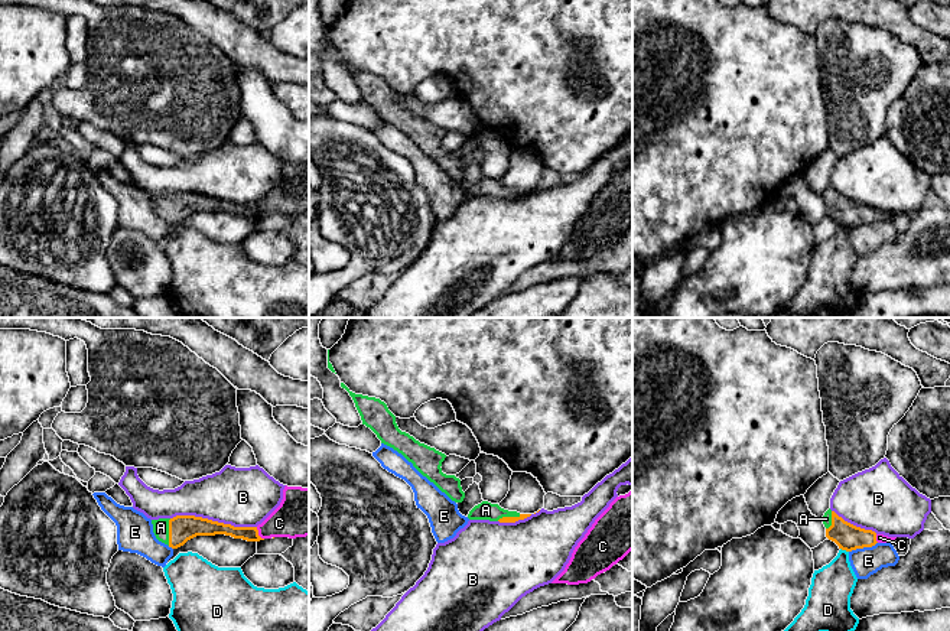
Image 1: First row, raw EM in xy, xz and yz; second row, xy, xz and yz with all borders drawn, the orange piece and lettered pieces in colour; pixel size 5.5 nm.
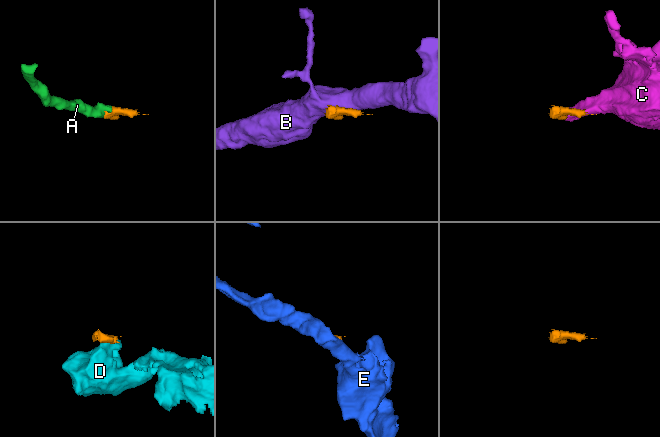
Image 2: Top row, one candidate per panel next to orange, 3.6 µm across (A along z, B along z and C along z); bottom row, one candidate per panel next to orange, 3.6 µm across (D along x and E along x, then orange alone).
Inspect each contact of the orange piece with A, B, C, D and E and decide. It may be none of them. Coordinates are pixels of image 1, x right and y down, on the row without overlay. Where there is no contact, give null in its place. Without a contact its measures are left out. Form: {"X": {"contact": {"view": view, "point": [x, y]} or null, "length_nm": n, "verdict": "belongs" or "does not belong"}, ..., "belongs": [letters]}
{"A": {"contact": {"view": "xy", "point": [169, 208]}, "length_nm": 150, "verdict": "belongs"}, "B": {"contact": {"view": "xy", "point": [214, 198]}, "length_nm": 480, "verdict": "does not belong"}, "C": {"contact": {"view": "xy", "point": [257, 210]}, "length_nm": 80, "verdict": "belongs"}, "D": {"contact": {"view": "yz", "point": [845, 225]}, "length_nm": 50, "verdict": "does not belong"}, "E": {"contact": {"view": "yz", "point": [862, 224]}, "length_nm": 170, "verdict": "does not belong"}, "belongs": ["A", "C"]}

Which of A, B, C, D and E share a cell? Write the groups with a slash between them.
A C / B / D / E

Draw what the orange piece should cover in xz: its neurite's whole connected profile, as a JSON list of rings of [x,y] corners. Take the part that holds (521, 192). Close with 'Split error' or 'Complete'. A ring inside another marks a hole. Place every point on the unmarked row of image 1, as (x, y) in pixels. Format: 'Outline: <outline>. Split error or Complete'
Outline: [[[482,178],[481,180],[475,182],[469,191],[469,196],[489,196],[489,198],[500,198],[500,199],[515,199],[518,196],[524,196],[531,191],[520,191],[517,188],[508,188],[501,185],[498,180],[491,180],[488,178]]]. Split error

